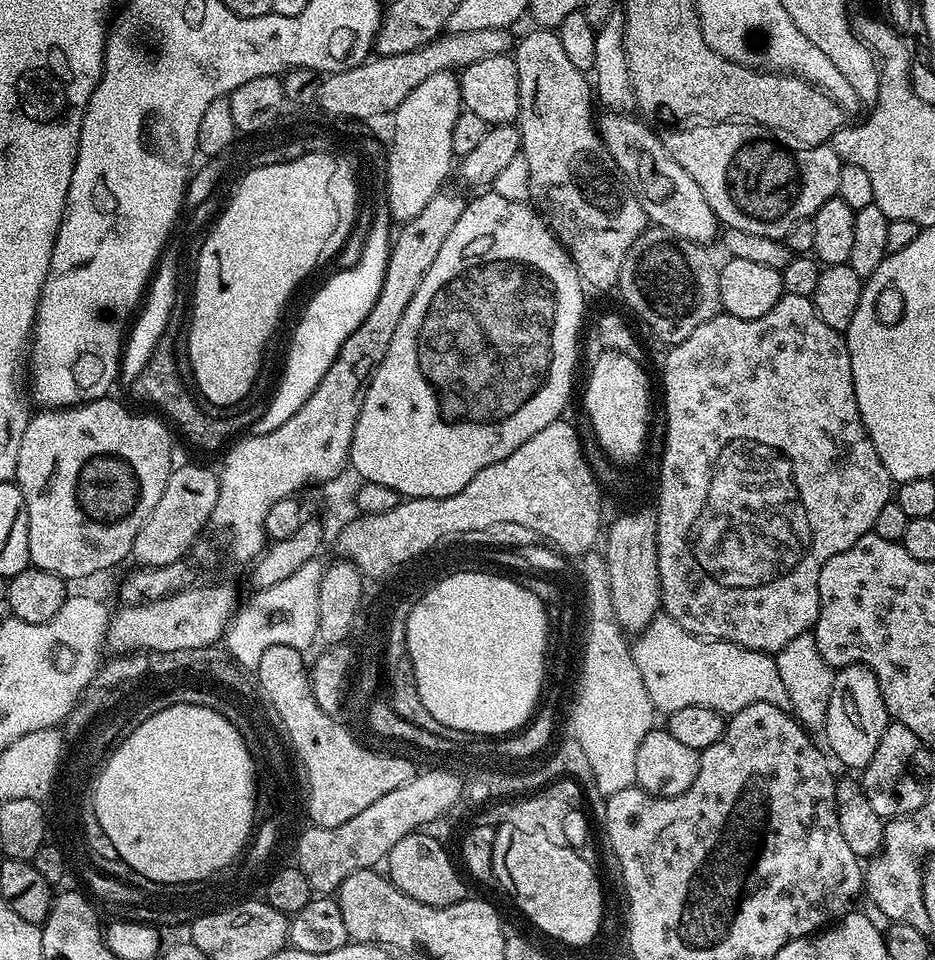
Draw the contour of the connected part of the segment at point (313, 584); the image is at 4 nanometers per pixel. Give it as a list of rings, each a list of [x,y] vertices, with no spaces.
[[[316,559],[306,562],[290,578],[274,582],[274,586],[253,591],[248,601],[241,603],[232,616],[227,630],[222,637],[222,644],[228,647],[233,661],[241,669],[255,670],[262,662],[262,654],[270,646],[290,646],[308,650],[311,644],[317,643],[318,630],[318,586],[322,582],[321,568]]]

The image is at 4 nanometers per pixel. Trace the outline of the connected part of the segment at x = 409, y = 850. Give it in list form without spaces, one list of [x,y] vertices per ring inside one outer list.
[[[417,830],[406,838],[394,842],[386,861],[386,875],[395,888],[402,890],[402,894],[426,906],[445,908],[465,899],[465,877],[457,865],[457,869],[452,865],[447,850],[434,837],[427,836],[426,833],[427,831]]]

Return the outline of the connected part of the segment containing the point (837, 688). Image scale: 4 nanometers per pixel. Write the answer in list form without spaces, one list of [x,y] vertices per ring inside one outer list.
[[[851,664],[839,669],[832,677],[830,706],[826,710],[826,722],[822,735],[828,739],[826,748],[833,757],[837,756],[848,768],[862,770],[874,758],[878,742],[888,729],[890,717],[878,686],[878,678],[863,664]]]

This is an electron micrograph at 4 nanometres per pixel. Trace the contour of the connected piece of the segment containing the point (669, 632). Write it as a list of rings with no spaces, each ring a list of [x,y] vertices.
[[[663,614],[651,620],[644,631],[631,641],[631,645],[634,662],[638,662],[638,674],[642,674],[642,682],[646,682],[646,694],[650,694],[650,702],[657,713],[677,712],[682,710],[682,706],[710,706],[719,712],[731,714],[758,702],[791,709],[790,694],[786,694],[786,685],[782,683],[775,659],[769,653],[755,652],[725,640],[691,636],[682,626],[678,626],[678,622]]]

